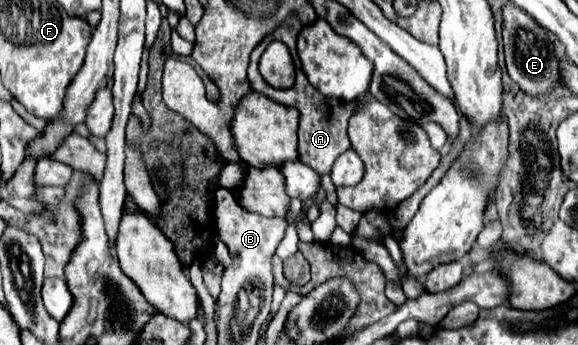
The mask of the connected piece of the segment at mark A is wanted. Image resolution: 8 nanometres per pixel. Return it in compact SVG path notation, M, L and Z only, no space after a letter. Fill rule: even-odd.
M287 16L287 20L283 20L283 24L279 24L279 28L275 28L269 36L265 36L257 46L255 50L251 52L251 60L249 60L249 70L247 70L247 78L249 78L249 84L251 84L251 90L275 100L275 102L283 102L287 106L295 106L301 114L301 124L299 124L299 154L301 154L301 162L311 166L315 172L319 174L329 174L331 168L333 168L333 162L337 160L339 154L343 154L345 150L351 148L349 144L349 136L347 136L347 122L349 118L355 114L357 110L357 100L351 100L351 102L339 102L339 100L329 100L325 98L321 92L317 92L307 76L303 74L301 70L301 64L299 64L299 58L297 58L297 50L295 50L295 42L297 42L297 34L301 32L303 24L297 16ZM271 40L281 40L287 44L289 52L293 54L293 62L295 62L295 68L297 68L297 80L295 84L289 88L289 90L277 90L277 88L271 88L269 84L263 84L263 76L259 74L259 58L265 50L265 46L271 42Z

